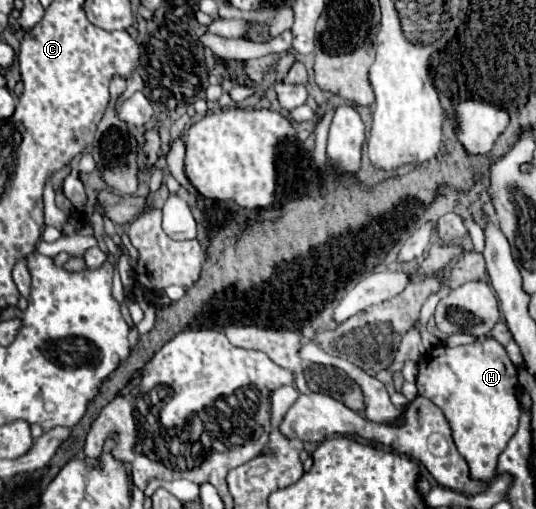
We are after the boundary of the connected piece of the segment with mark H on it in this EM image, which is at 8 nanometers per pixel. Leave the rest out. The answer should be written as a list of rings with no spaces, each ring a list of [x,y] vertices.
[[[494,338],[474,340],[464,346],[436,346],[418,360],[418,394],[440,406],[452,426],[458,452],[466,458],[470,478],[492,482],[498,456],[514,436],[520,420],[518,370],[504,346]]]

